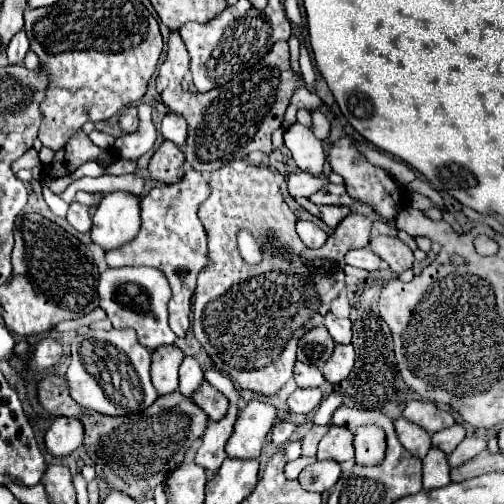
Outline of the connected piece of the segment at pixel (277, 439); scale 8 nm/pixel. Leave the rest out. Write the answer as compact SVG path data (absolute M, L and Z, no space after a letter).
M282 421L282 423L274 425L274 429L272 429L272 443L274 443L276 447L284 445L284 443L290 439L290 435L292 435L294 431L296 431L296 423Z

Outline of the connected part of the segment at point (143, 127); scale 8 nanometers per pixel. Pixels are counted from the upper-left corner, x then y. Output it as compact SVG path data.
M140 103L138 105L138 113L140 113L138 135L136 133L124 135L124 137L116 139L116 143L114 143L114 149L116 149L120 159L134 161L140 155L144 155L148 149L152 149L152 145L156 141L156 129L154 129L154 123L150 119L152 105L150 103Z

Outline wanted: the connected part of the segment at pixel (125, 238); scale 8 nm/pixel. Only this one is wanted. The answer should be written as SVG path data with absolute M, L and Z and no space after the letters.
M116 191L116 193L108 193L104 195L102 203L96 207L94 217L92 217L92 229L90 229L90 237L92 243L100 245L104 251L122 247L122 243L130 243L140 231L140 203L138 197L124 193L124 191Z

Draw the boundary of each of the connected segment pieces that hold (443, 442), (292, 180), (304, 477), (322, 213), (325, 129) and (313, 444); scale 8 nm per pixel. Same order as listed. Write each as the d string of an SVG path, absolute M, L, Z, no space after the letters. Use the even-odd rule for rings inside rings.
M452 425L452 427L442 429L442 431L432 435L432 447L438 447L446 455L450 455L458 447L458 443L462 443L464 437L466 437L464 427L462 425Z
M304 171L290 173L288 175L288 193L292 197L310 197L312 193L320 191L326 183L328 183L328 179L314 177L314 175L304 173Z
M316 461L312 465L308 465L298 481L306 491L316 491L316 493L324 493L330 491L336 481L340 477L340 465L334 461Z
M296 199L306 211L310 211L312 215L320 217L328 227L336 227L348 213L350 209L348 207L336 207L336 205L314 205L312 201L308 199Z
M312 111L312 133L318 139L328 139L330 135L330 121L322 111Z
M316 425L316 427L312 427L312 429L306 433L306 437L302 437L302 441L304 441L304 445L302 445L302 455L316 455L316 447L318 447L320 439L328 433L330 427L332 427L332 425Z

